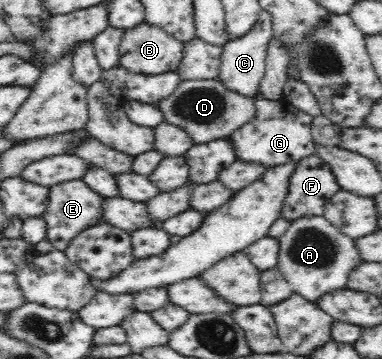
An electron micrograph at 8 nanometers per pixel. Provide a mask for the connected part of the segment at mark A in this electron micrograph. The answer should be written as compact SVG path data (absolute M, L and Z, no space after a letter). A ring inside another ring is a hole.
M303 216L291 221L286 232L278 238L279 252L276 269L292 285L293 292L315 303L327 292L346 289L350 272L363 260L356 250L355 239L346 236L338 227L330 224L323 216Z

